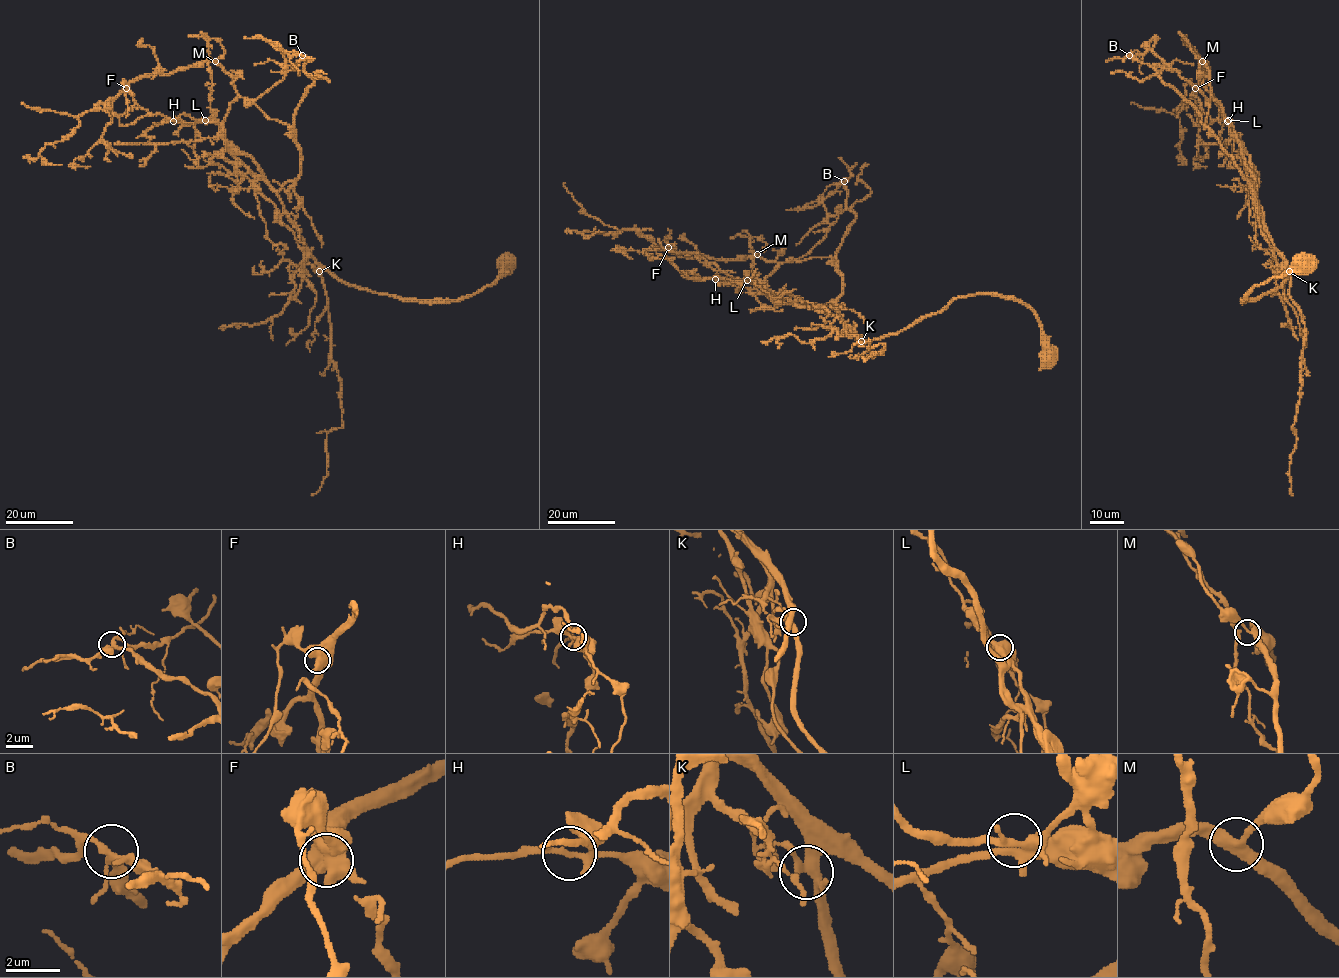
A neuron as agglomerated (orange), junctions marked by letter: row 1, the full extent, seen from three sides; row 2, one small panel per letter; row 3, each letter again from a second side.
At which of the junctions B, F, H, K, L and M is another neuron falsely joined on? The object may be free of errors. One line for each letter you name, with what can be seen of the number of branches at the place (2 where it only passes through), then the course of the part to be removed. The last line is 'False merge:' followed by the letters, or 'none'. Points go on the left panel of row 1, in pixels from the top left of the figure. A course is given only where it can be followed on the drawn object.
False merge: none

